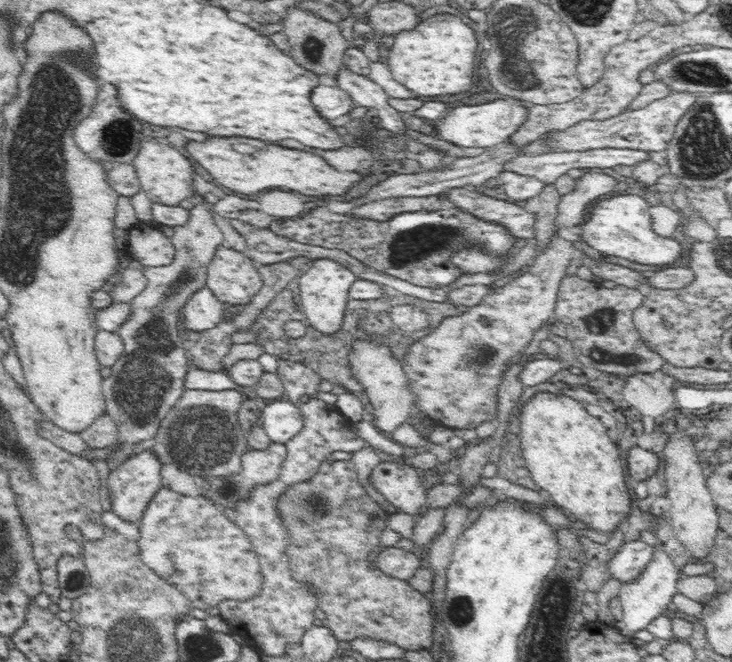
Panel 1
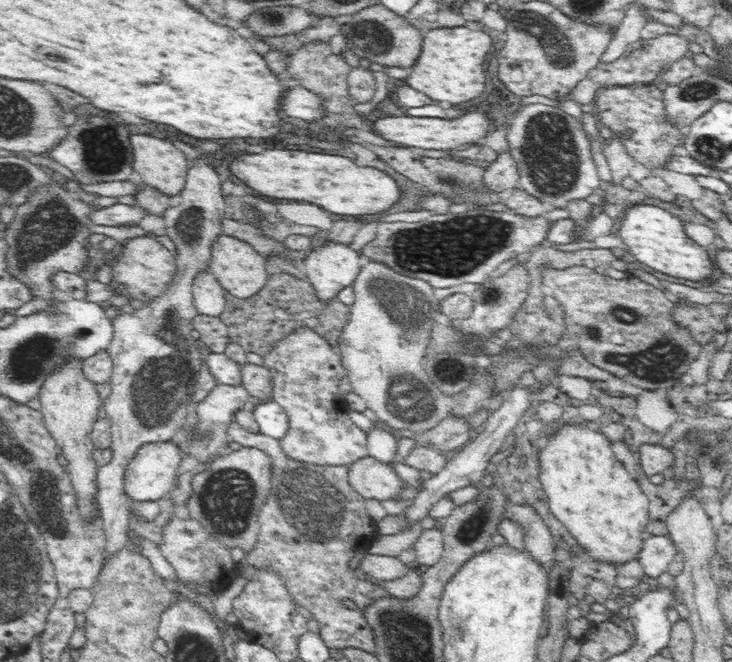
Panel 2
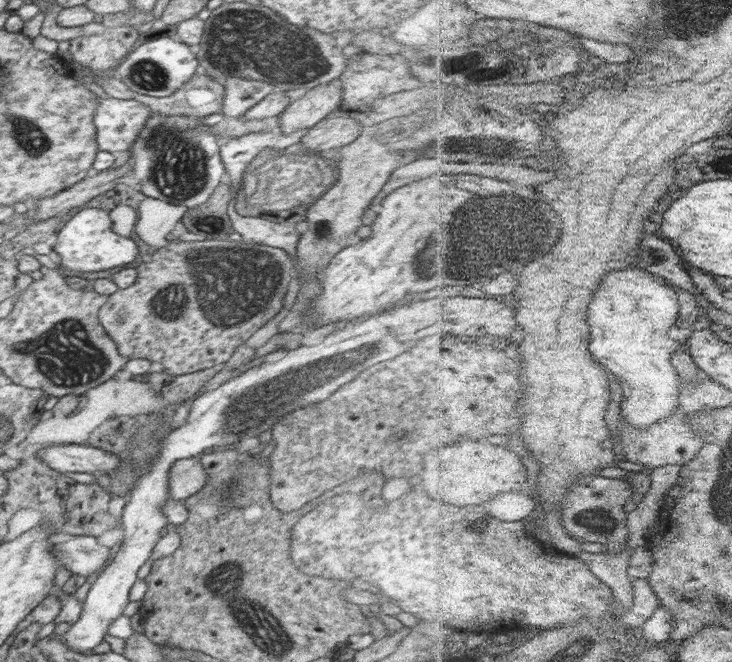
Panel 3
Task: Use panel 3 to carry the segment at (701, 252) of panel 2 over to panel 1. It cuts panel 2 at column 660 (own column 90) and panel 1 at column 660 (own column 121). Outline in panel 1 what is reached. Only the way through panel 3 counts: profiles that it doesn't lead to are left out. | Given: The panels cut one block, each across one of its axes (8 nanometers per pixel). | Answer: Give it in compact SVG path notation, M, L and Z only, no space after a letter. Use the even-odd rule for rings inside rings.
M641 194L603 197L596 202L594 208L590 206L586 220L579 225L583 230L580 240L607 256L625 258L642 266L673 266L674 262L684 256L684 248L680 242L654 232L650 207Z

